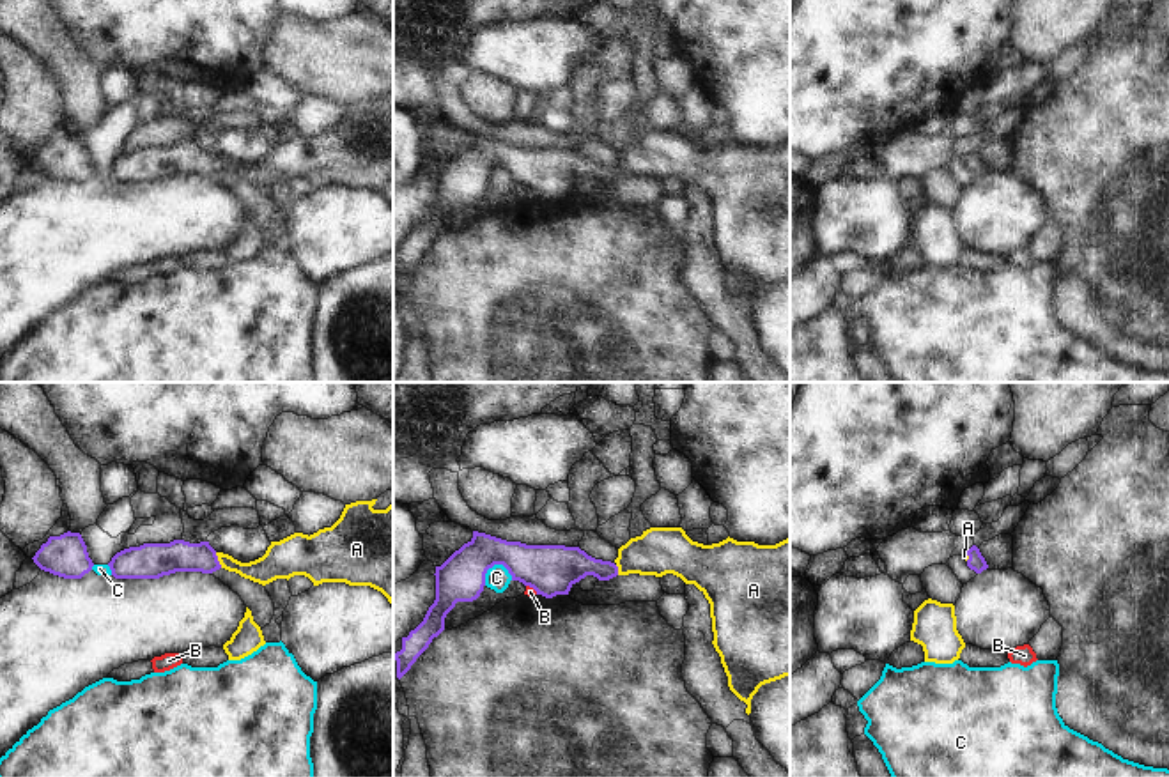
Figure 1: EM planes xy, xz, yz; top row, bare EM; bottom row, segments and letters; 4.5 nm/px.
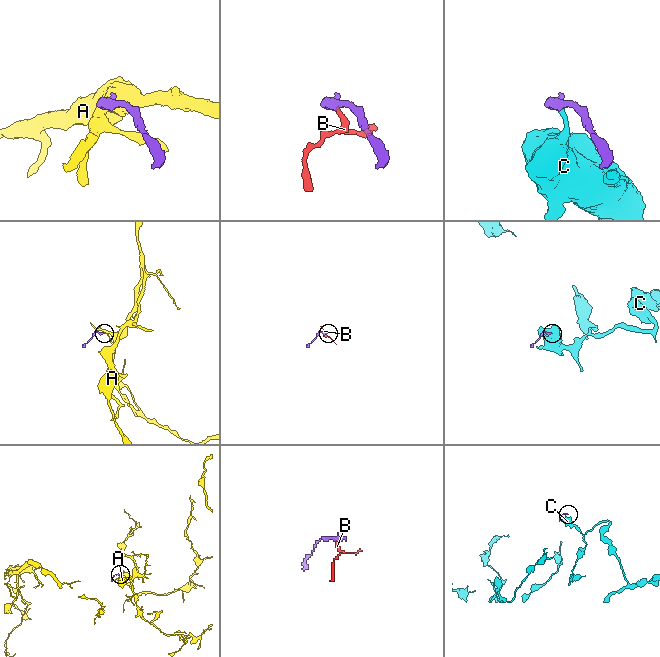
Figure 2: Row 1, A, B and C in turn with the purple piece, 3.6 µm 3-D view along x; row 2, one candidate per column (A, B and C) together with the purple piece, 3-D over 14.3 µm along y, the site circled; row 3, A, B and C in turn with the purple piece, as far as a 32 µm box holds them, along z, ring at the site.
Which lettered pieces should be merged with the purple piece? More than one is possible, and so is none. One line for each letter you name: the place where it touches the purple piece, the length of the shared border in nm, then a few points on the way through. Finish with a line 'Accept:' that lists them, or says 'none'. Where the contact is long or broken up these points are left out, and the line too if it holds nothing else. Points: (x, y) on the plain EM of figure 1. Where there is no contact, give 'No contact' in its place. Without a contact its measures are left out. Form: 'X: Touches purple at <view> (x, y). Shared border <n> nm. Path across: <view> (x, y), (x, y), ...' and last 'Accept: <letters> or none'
A: Touches purple at xy (216, 163). Shared border 80 nm. Path across: xy (162, 163), (216, 163), (241, 172), (271, 169)
Accept: A

